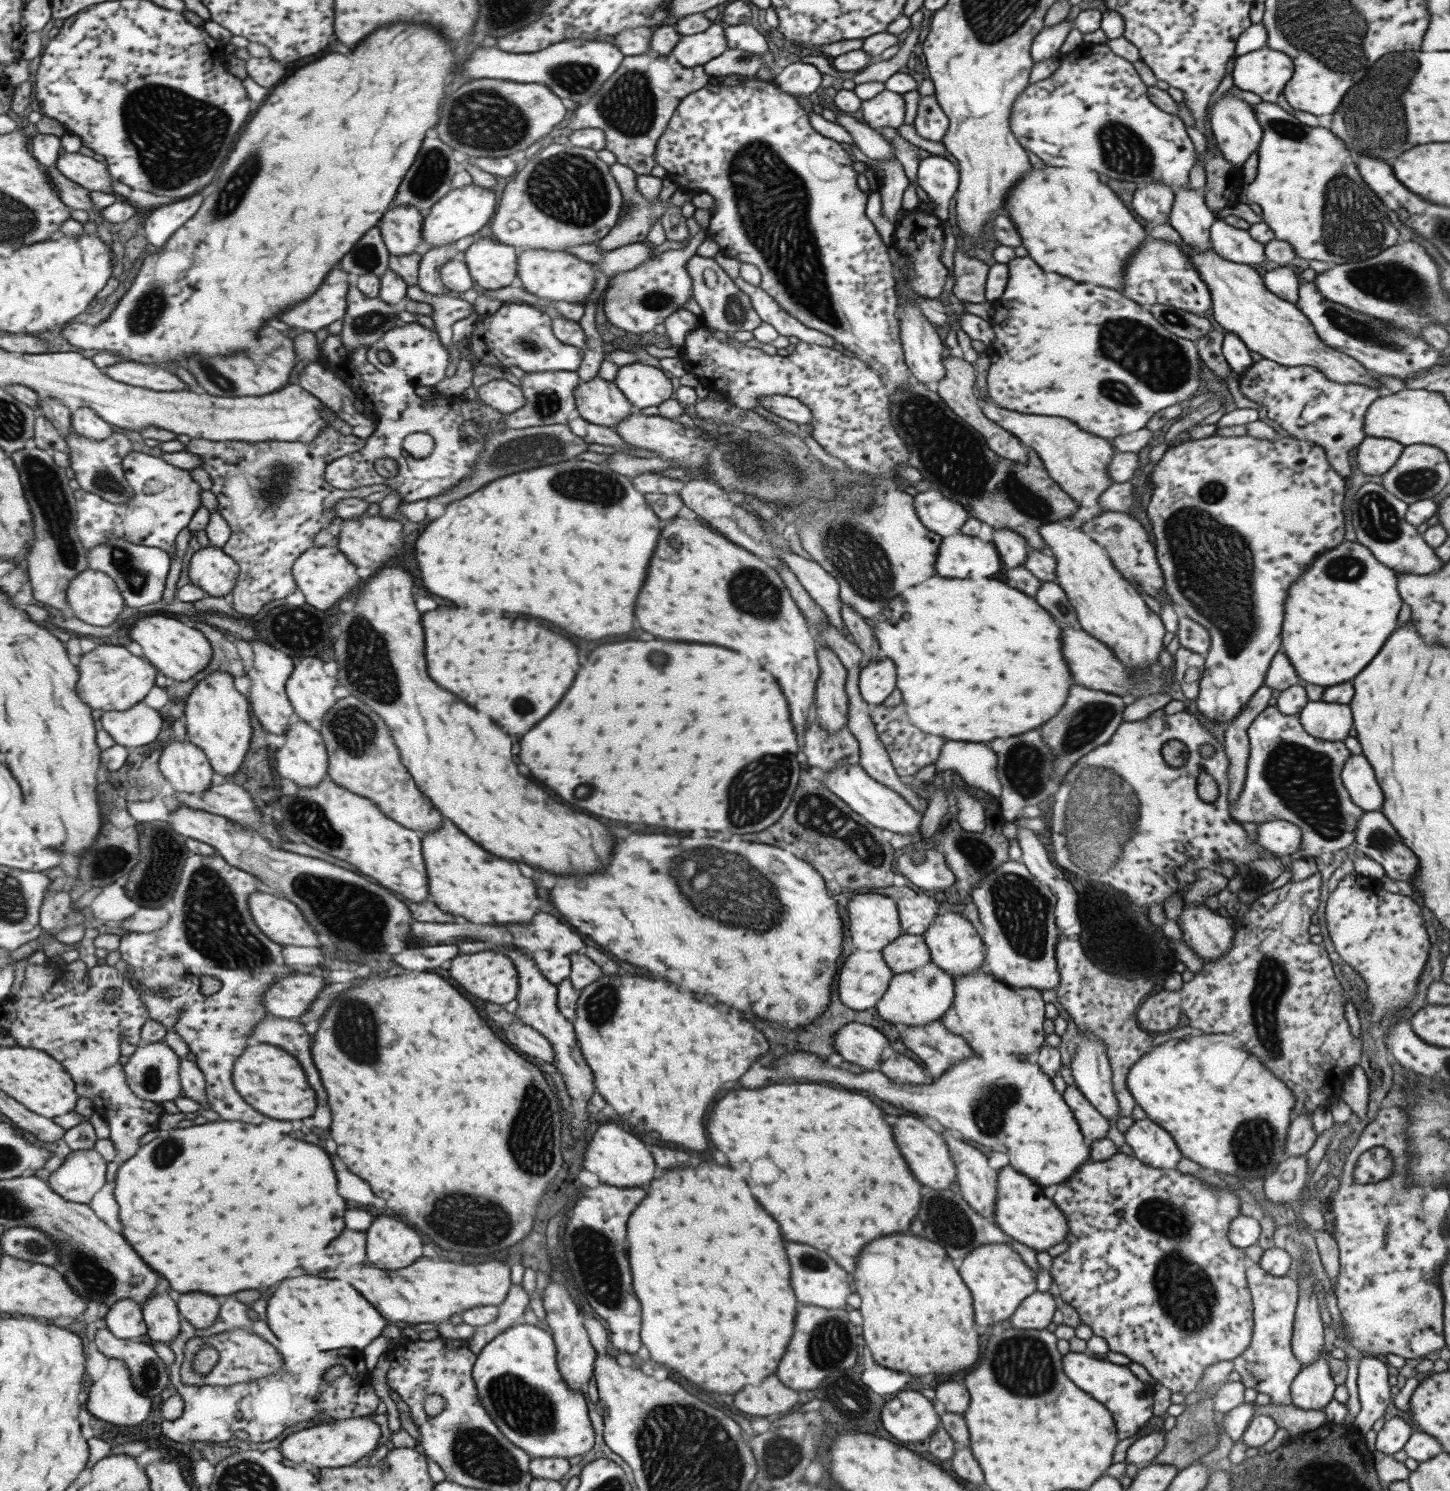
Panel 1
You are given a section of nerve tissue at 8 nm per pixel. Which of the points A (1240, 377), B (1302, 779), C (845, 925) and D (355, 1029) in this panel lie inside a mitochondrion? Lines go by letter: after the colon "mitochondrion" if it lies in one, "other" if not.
A: other
B: mitochondrion
C: other
D: mitochondrion

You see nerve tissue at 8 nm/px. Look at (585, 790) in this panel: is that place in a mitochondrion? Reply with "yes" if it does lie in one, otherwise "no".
yes

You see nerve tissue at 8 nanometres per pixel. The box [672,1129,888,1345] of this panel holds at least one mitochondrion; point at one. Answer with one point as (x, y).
(810, 1261)

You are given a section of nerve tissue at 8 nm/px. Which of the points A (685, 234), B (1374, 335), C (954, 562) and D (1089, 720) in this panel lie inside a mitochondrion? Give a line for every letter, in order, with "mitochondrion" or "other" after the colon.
A: other
B: mitochondrion
C: other
D: mitochondrion

